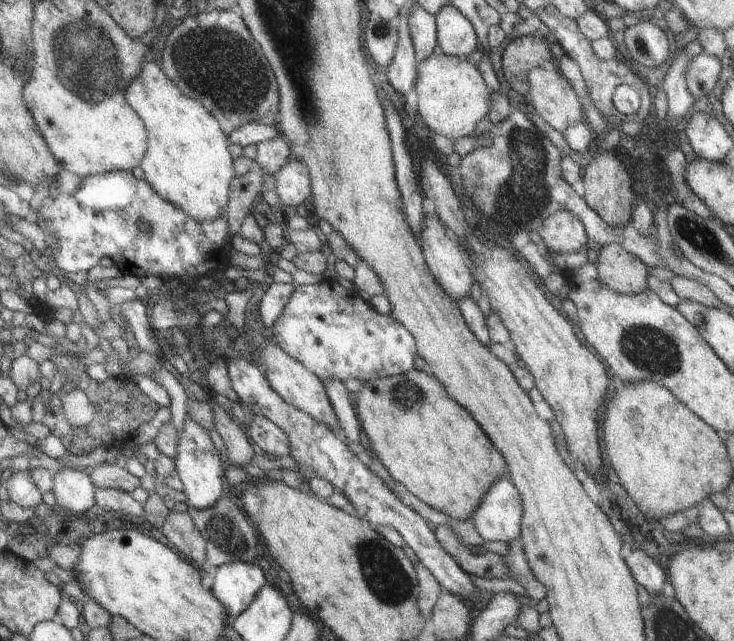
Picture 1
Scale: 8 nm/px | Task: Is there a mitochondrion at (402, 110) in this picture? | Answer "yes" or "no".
no

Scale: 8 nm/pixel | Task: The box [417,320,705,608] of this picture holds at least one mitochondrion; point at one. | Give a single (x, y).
(649, 348)

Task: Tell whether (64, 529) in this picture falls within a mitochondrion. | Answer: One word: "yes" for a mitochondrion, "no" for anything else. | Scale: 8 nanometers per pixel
no

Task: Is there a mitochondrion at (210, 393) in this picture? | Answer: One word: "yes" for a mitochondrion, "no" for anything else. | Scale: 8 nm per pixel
no

